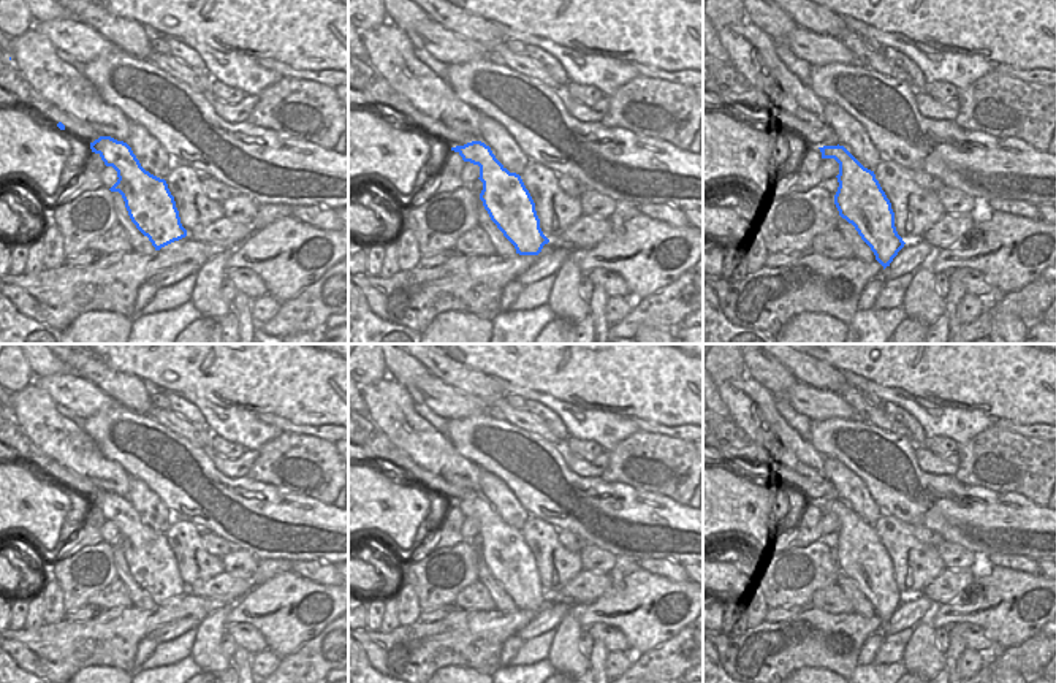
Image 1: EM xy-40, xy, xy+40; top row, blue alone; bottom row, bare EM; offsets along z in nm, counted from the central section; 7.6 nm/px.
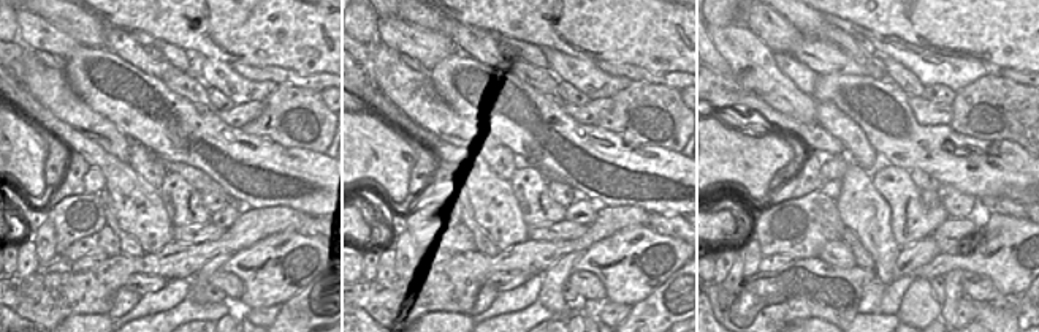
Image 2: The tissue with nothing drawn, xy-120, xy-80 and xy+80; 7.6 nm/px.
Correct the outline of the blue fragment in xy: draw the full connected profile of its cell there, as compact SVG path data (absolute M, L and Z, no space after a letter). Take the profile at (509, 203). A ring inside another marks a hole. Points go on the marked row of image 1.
M481 141L451 147L464 162L480 166L480 200L491 220L519 255L538 255L549 239L540 228L535 203L516 173L510 173Z

